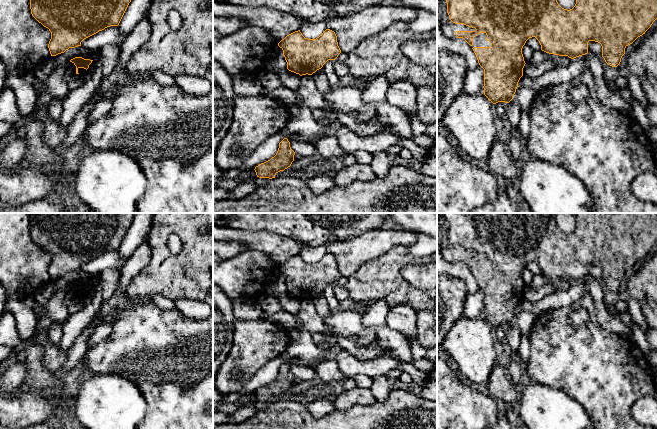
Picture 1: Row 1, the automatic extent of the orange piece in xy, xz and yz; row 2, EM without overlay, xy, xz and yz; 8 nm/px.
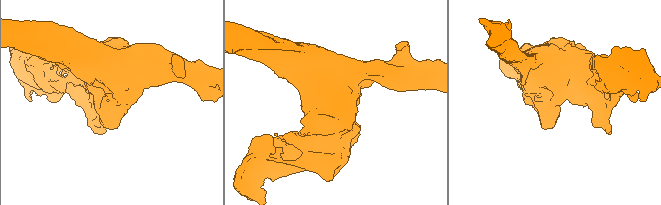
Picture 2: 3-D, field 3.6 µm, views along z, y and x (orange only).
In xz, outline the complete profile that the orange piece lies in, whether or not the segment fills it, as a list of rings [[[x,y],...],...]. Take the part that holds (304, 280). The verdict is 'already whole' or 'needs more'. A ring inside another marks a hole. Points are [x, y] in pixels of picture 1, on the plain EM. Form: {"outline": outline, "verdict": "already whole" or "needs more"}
{"outline": [[[326,253],[316,263],[305,262],[298,254],[282,263],[278,270],[283,274],[287,293],[300,300],[312,299],[341,277],[337,260],[330,253]]], "verdict": "already whole"}

